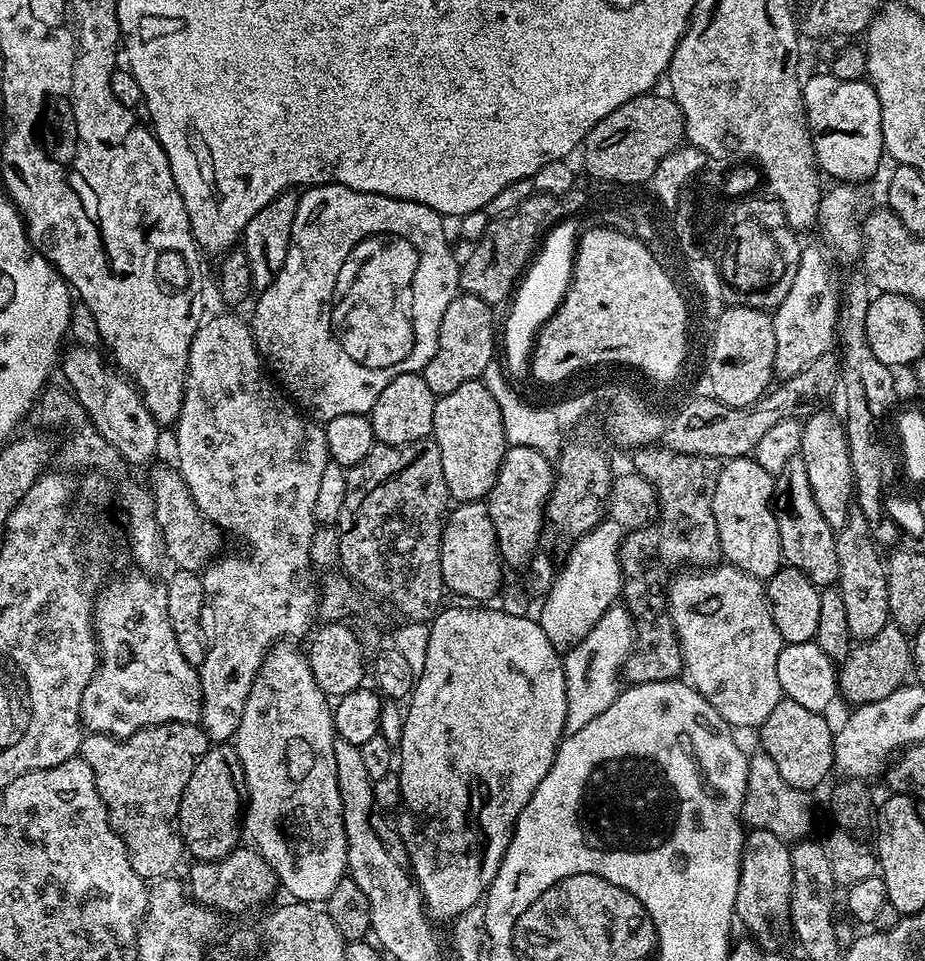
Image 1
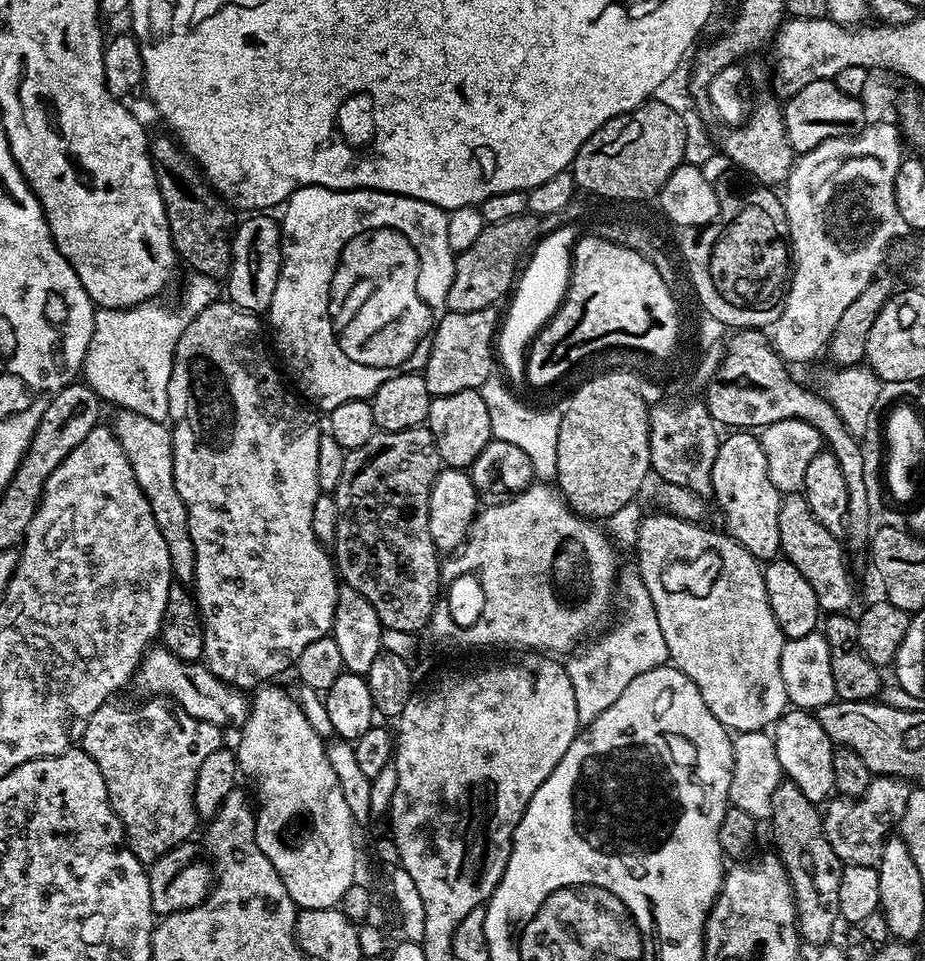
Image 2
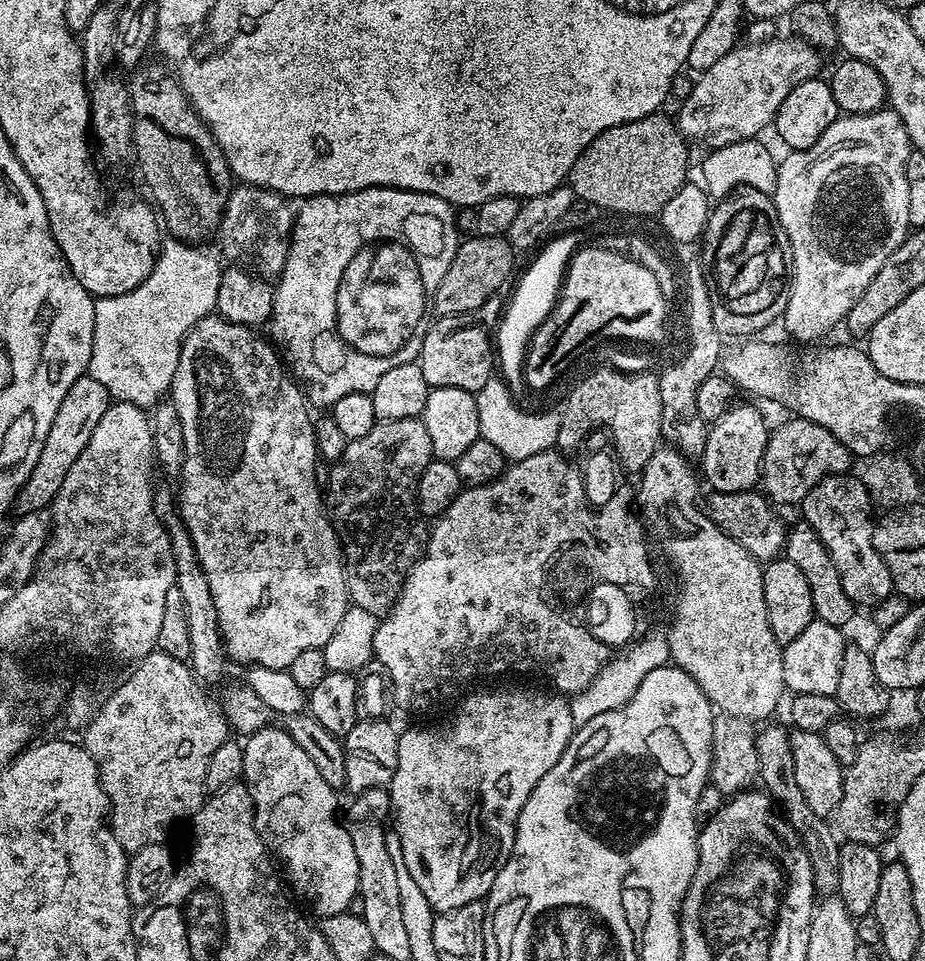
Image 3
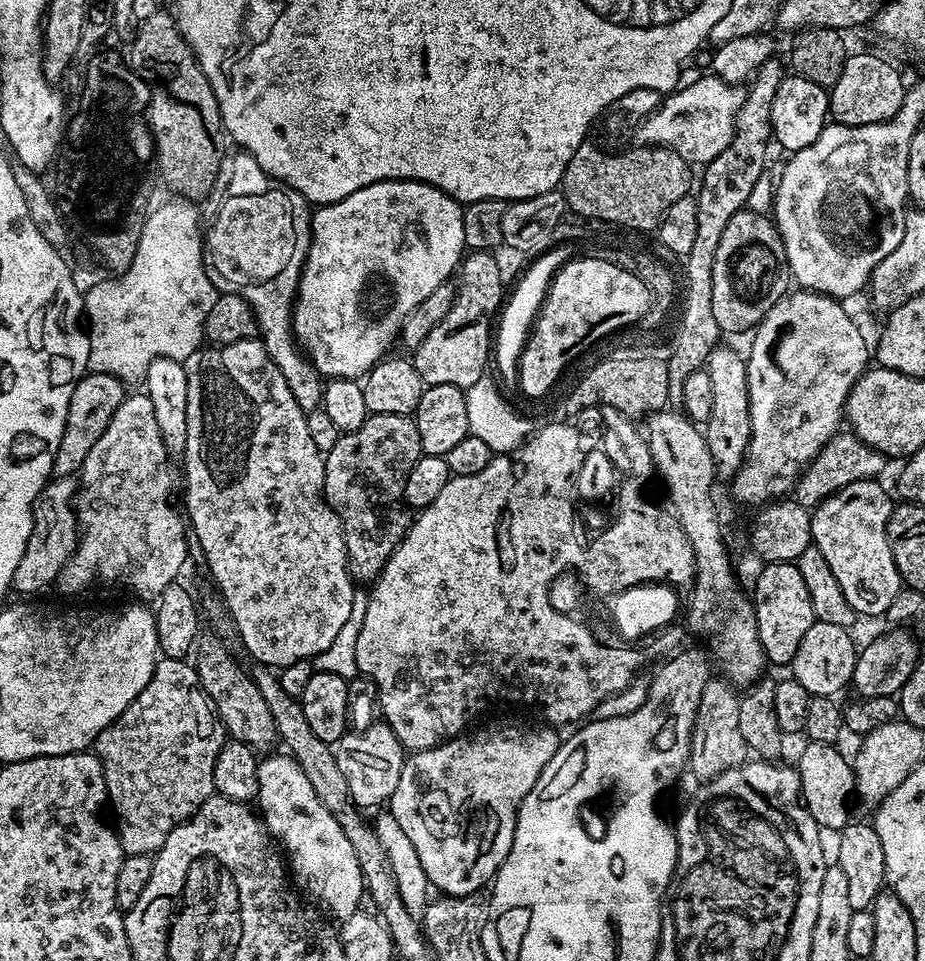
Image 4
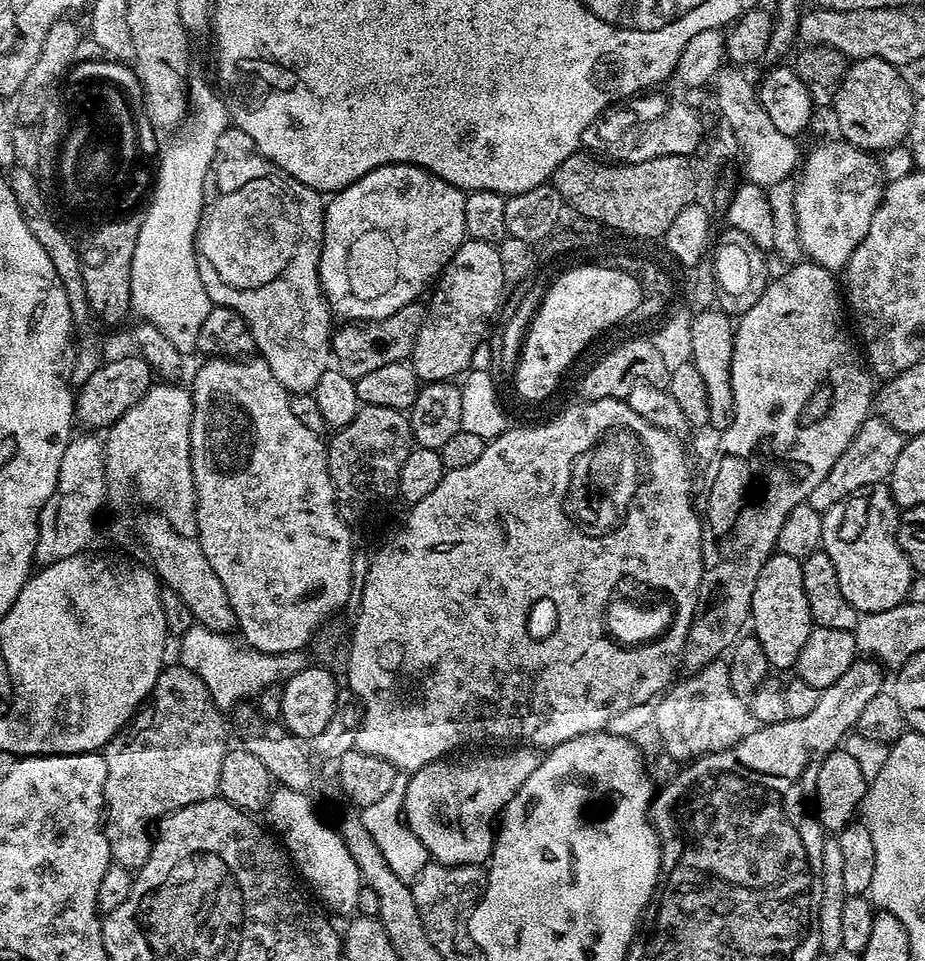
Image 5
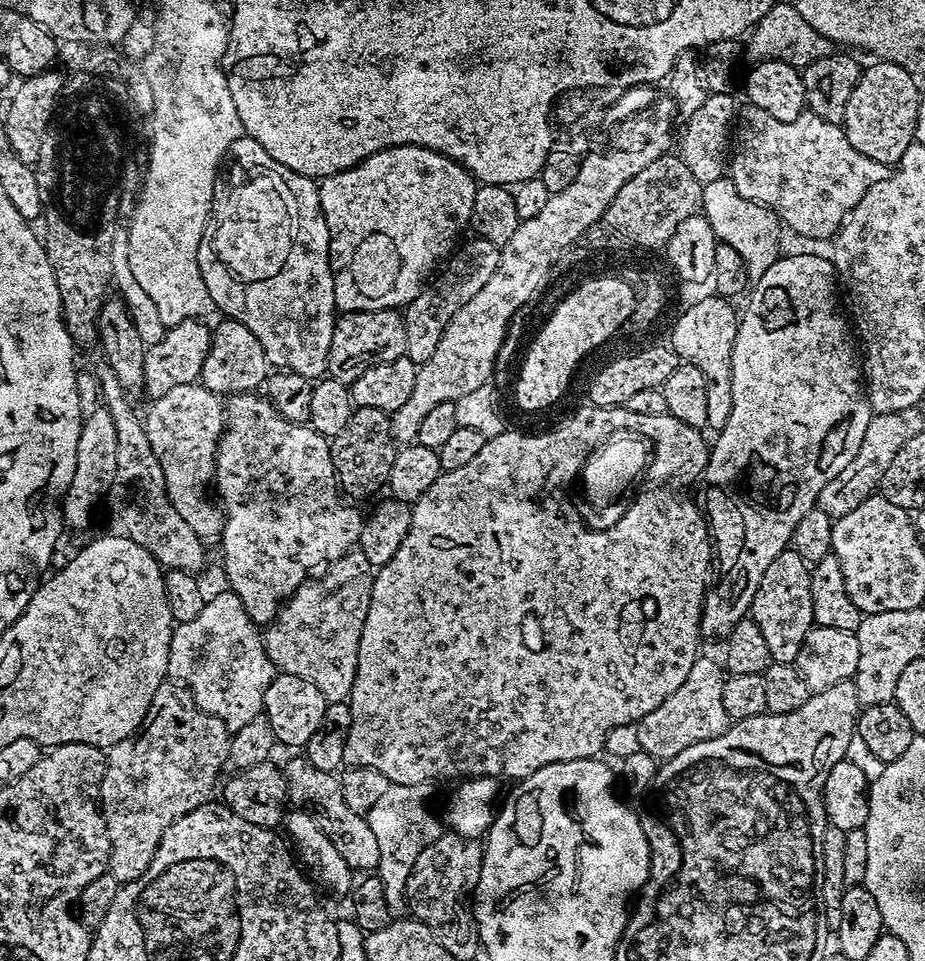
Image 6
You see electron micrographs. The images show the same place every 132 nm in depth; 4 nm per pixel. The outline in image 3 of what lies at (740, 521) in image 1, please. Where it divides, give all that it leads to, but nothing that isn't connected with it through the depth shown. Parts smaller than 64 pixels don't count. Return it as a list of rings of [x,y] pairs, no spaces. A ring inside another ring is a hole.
[[[733,403],[728,411],[709,427],[706,438],[706,450],[700,457],[699,467],[704,467],[704,476],[708,479],[708,488],[717,492],[747,492],[755,489],[762,480],[762,465],[764,462],[764,451],[768,445],[769,425],[764,425],[764,416],[752,404]]]

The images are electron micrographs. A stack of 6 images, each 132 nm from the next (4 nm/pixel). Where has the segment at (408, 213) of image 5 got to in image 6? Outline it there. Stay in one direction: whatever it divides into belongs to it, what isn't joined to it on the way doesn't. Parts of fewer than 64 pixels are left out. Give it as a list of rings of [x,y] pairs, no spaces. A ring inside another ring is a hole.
[[[403,144],[383,148],[352,168],[323,177],[318,187],[326,226],[332,235],[328,261],[332,263],[334,298],[337,309],[346,313],[383,308],[400,310],[408,305],[421,290],[420,276],[426,275],[436,263],[439,265],[440,255],[453,247],[452,239],[469,227],[478,184],[449,156],[422,146]]]

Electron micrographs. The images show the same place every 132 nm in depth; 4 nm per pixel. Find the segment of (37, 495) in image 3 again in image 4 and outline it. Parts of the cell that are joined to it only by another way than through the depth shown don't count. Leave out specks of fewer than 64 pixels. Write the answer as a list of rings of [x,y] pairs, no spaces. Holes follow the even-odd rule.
[[[89,371],[72,385],[70,406],[66,410],[66,426],[62,430],[62,442],[58,442],[58,454],[52,463],[52,476],[69,476],[79,473],[80,465],[86,462],[94,442],[102,438],[114,410],[124,401],[126,385],[117,376]]]

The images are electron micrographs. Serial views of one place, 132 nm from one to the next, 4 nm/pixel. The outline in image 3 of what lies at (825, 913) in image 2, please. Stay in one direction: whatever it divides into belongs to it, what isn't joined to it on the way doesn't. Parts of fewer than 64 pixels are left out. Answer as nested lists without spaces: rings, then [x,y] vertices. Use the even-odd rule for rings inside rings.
[[[771,724],[764,726],[769,726],[769,728],[761,727],[756,733],[756,745],[758,746],[760,762],[759,783],[763,785],[773,801],[778,802],[789,826],[804,843],[804,848],[810,858],[817,893],[821,897],[837,895],[840,891],[838,886],[840,844],[828,833],[829,821],[825,817],[814,814],[814,810],[810,810],[810,805],[806,802],[806,797],[803,796],[802,790],[798,786],[798,778],[794,778],[794,754],[790,750],[790,742],[788,741],[789,729],[787,727],[784,729],[780,724]]]

